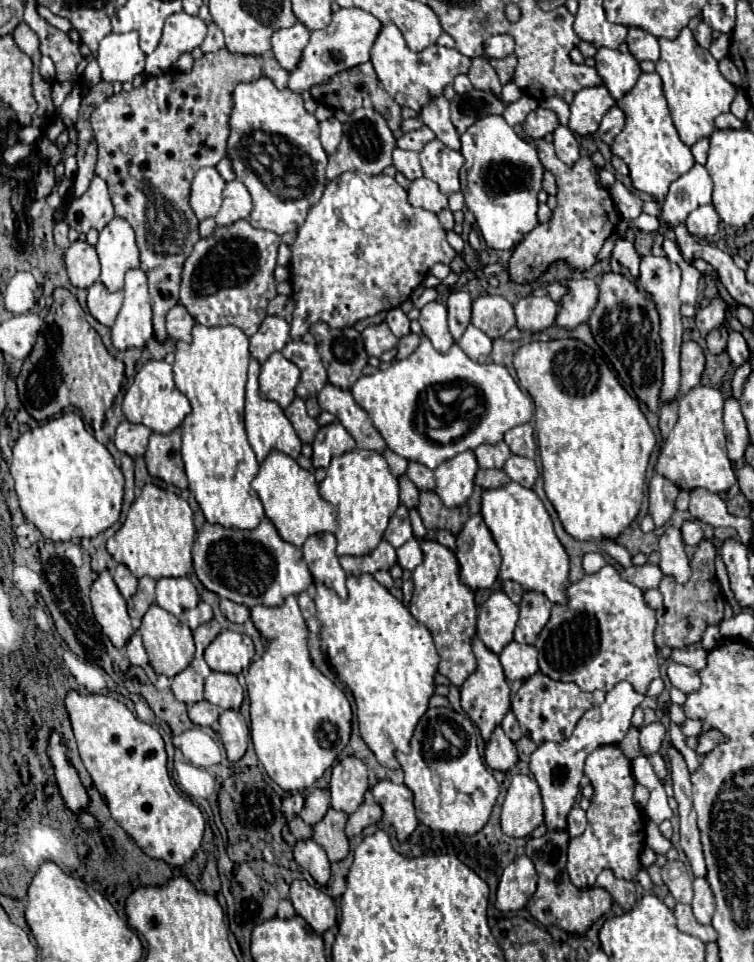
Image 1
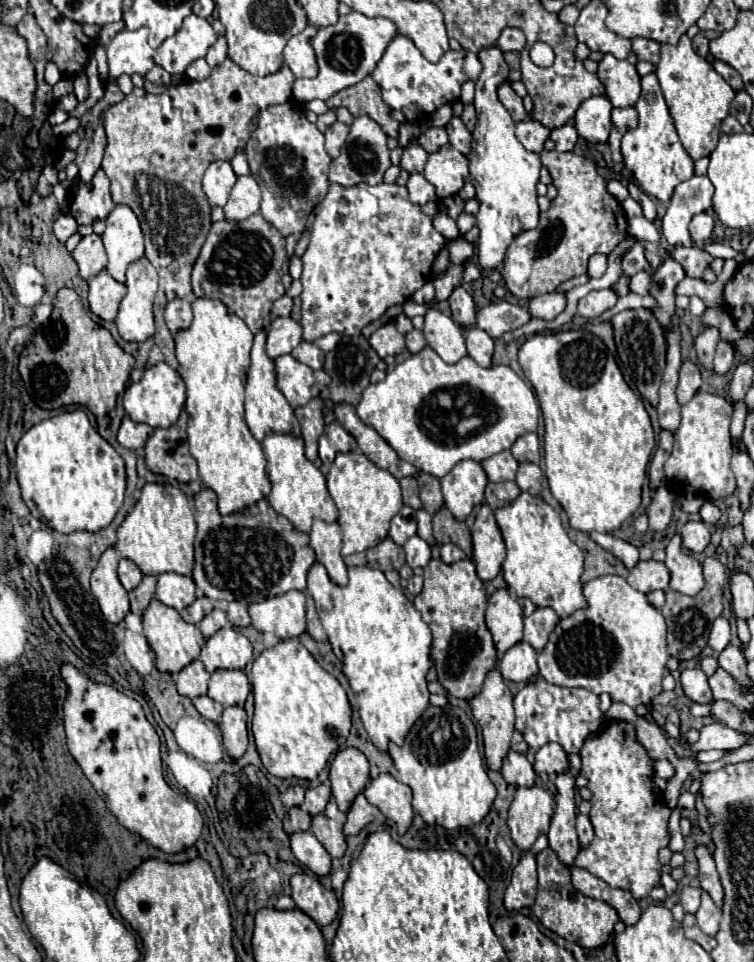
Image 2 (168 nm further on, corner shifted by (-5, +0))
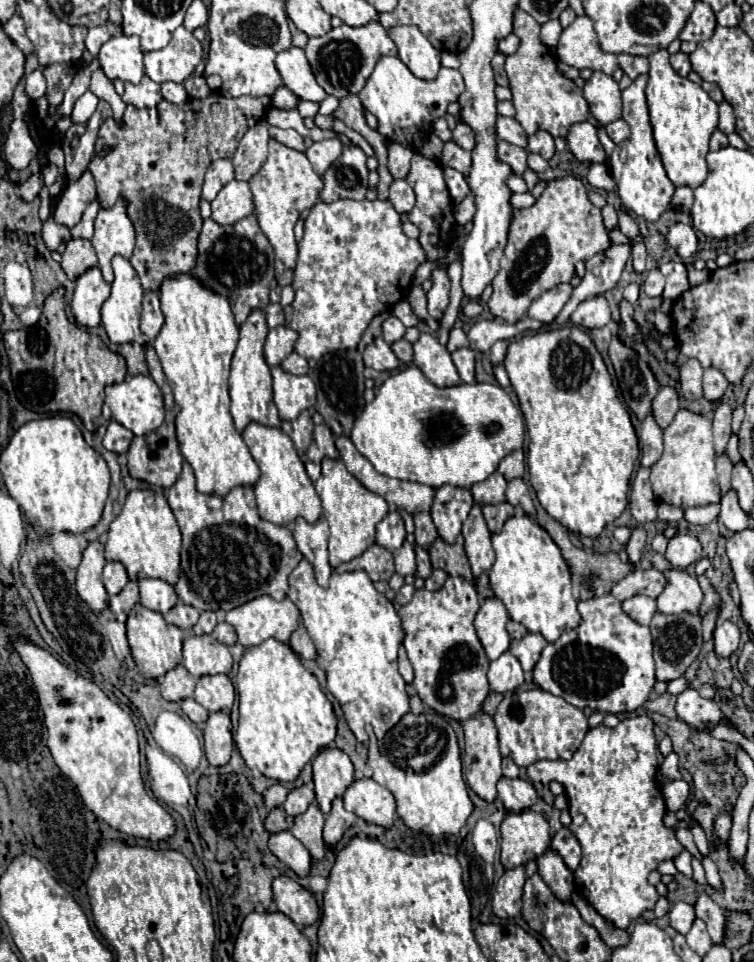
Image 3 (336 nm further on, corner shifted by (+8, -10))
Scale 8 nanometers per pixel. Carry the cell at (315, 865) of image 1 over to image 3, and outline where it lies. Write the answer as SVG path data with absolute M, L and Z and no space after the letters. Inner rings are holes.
M290 830L270 834L268 848L272 850L274 856L278 856L278 860L282 860L286 866L290 866L298 876L308 876L312 856L304 848L304 844L294 838L294 834Z

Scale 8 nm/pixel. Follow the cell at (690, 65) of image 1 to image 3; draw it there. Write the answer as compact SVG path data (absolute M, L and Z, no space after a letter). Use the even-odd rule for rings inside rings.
M666 48L648 56L650 60L650 80L646 86L646 98L650 108L650 124L654 132L654 142L660 152L664 170L674 186L698 188L706 180L706 160L708 140L718 126L718 104L694 82L678 76L670 62Z

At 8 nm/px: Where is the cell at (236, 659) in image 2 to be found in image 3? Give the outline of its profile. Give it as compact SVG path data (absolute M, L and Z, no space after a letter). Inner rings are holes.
M210 634L188 636L184 640L182 654L182 664L194 678L206 674L228 674L232 668L232 656L228 646L220 644Z

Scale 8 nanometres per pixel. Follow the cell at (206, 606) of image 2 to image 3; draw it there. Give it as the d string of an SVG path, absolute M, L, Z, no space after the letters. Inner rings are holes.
M178 600L178 604L176 604L170 612L164 614L164 620L166 620L168 624L174 624L174 626L182 628L184 632L190 632L192 626L196 624L198 616L200 616L200 612L198 612L196 608L192 608L192 606L184 604L182 600Z

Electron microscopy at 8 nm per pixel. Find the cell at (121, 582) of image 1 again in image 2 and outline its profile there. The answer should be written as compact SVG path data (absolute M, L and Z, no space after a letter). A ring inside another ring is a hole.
M121 560L119 562L119 580L121 580L125 590L137 588L141 578L143 578L143 572L131 560Z

